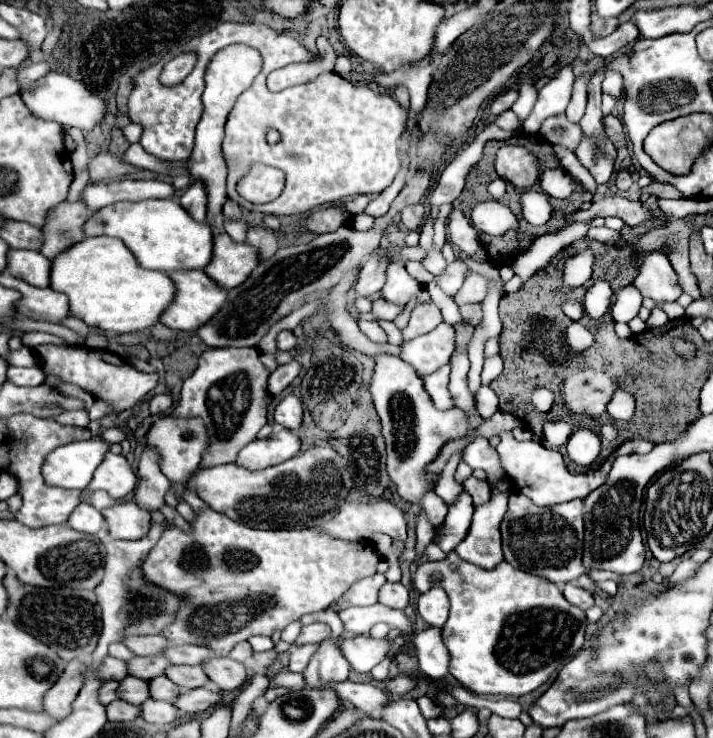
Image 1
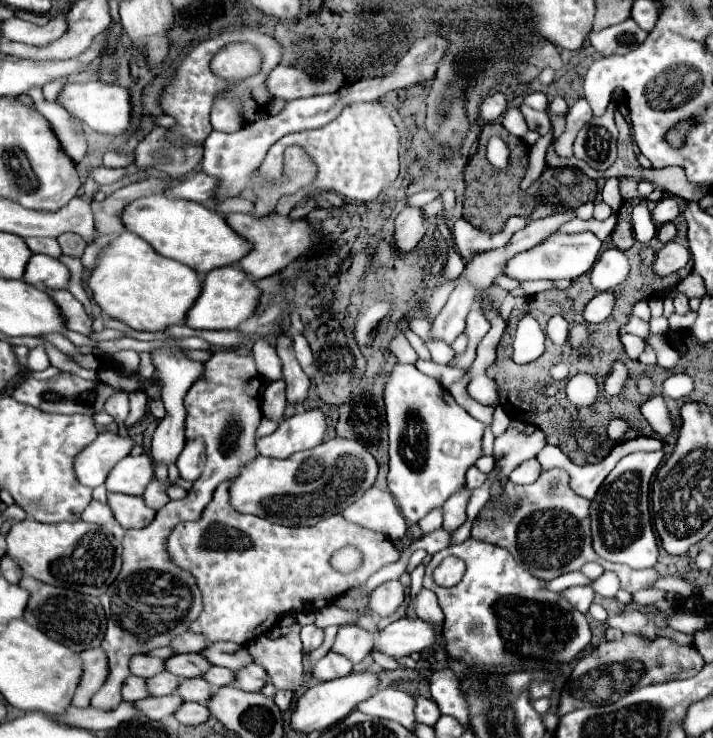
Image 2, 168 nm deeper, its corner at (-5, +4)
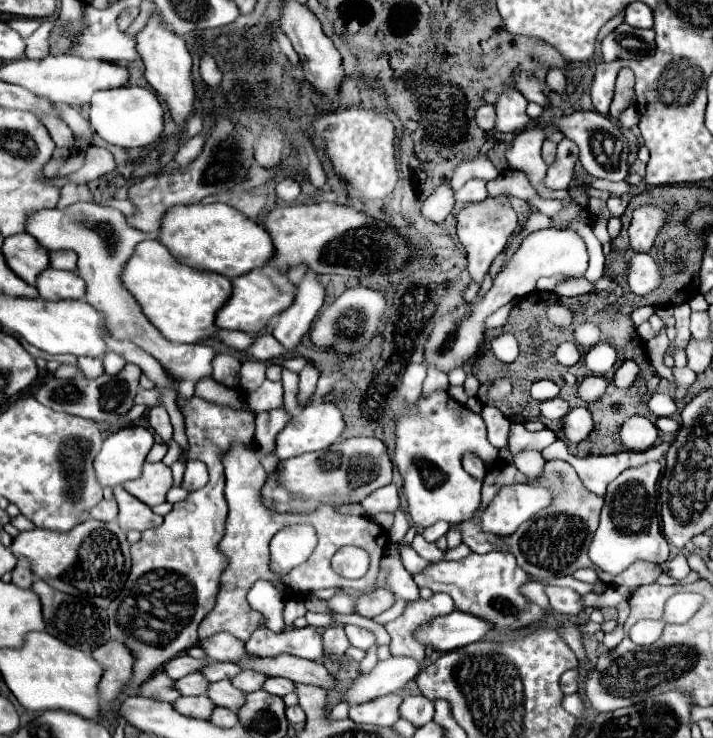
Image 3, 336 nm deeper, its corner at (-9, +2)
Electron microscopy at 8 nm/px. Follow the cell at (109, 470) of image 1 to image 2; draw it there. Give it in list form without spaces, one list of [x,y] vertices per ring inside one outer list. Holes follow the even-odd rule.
[[[127,455],[121,459],[105,479],[105,487],[111,493],[143,495],[145,487],[153,479],[153,463],[147,455]]]

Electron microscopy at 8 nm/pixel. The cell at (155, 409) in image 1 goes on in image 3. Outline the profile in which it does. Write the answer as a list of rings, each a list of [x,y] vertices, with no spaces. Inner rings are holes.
[[[157,405],[149,411],[149,425],[155,433],[161,435],[161,439],[167,443],[171,437],[173,437],[173,427],[171,427],[171,421],[169,421],[169,413],[165,411],[163,405]]]

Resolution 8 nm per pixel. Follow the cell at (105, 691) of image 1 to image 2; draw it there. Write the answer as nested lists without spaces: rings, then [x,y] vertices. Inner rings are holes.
[[[141,677],[125,679],[123,689],[121,689],[121,697],[123,697],[123,701],[137,701],[137,699],[149,697],[149,693],[145,689],[145,679],[141,679]]]

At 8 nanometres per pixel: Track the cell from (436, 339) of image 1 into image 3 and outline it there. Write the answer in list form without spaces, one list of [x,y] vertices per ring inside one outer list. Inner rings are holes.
[[[495,195],[495,197],[487,197],[479,203],[471,203],[467,207],[463,207],[457,213],[457,235],[461,245],[467,251],[467,259],[469,259],[469,275],[473,277],[475,283],[483,281],[483,275],[489,271],[493,259],[505,249],[509,237],[517,231],[517,215],[511,207],[509,195]]]

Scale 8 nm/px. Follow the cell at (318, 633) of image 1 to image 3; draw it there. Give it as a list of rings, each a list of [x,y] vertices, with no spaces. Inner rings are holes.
[[[261,627],[251,635],[245,647],[249,653],[261,657],[277,657],[283,653],[315,661],[323,657],[323,637],[321,631],[313,627],[285,629],[281,633],[273,633],[267,627]]]

